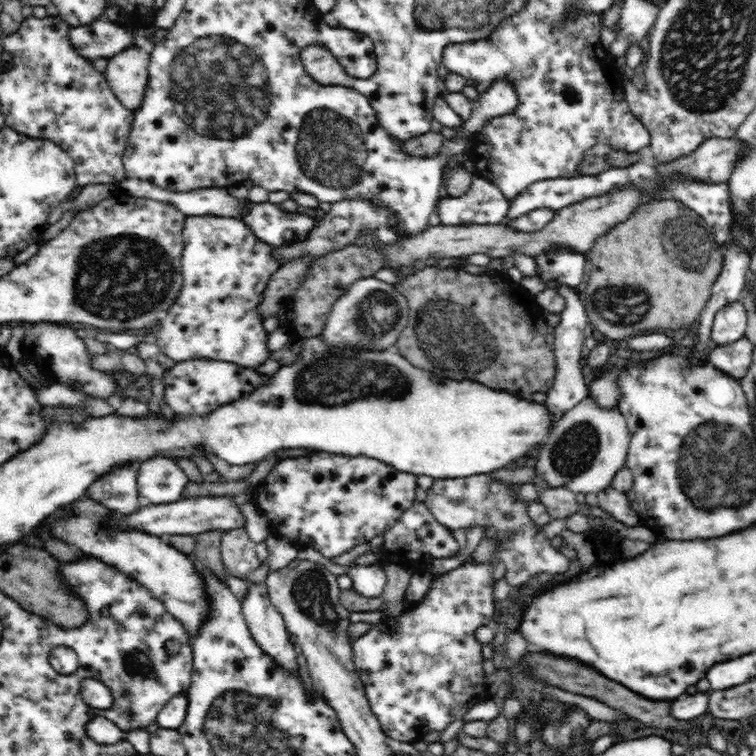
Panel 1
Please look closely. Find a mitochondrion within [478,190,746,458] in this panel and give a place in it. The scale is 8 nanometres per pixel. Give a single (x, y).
(686, 236)

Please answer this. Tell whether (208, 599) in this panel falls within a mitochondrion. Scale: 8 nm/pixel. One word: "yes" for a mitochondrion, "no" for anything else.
no

